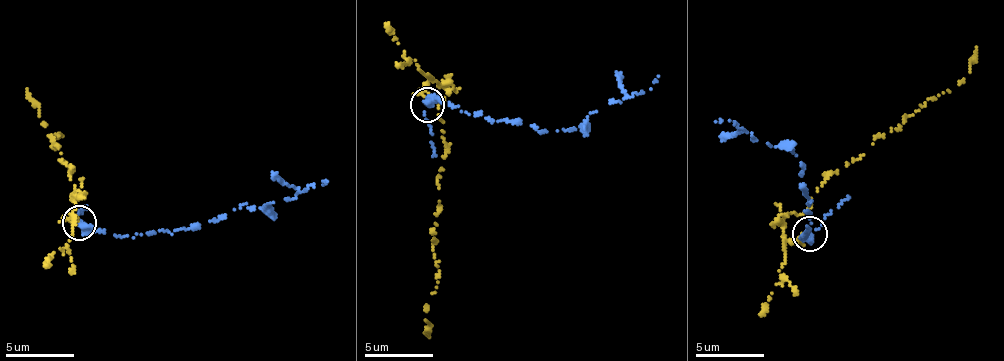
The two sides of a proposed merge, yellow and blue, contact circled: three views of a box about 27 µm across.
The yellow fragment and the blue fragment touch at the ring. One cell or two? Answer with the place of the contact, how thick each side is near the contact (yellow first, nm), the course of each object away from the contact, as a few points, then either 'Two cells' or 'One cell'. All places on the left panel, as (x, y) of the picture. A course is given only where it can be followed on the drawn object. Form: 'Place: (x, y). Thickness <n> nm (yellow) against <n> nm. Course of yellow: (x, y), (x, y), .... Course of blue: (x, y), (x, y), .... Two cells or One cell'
Place: (79, 222). Thickness 200 nm (yellow) against 400 nm. Course of yellow: (78, 221), (70, 218), (80, 195), (75, 197), (72, 169), (50, 137), (63, 136), (39, 116), (27, 89). Course of blue: (78, 221), (115, 235), (133, 237), (194, 227), (246, 203), (263, 207), (327, 181). Two cells

